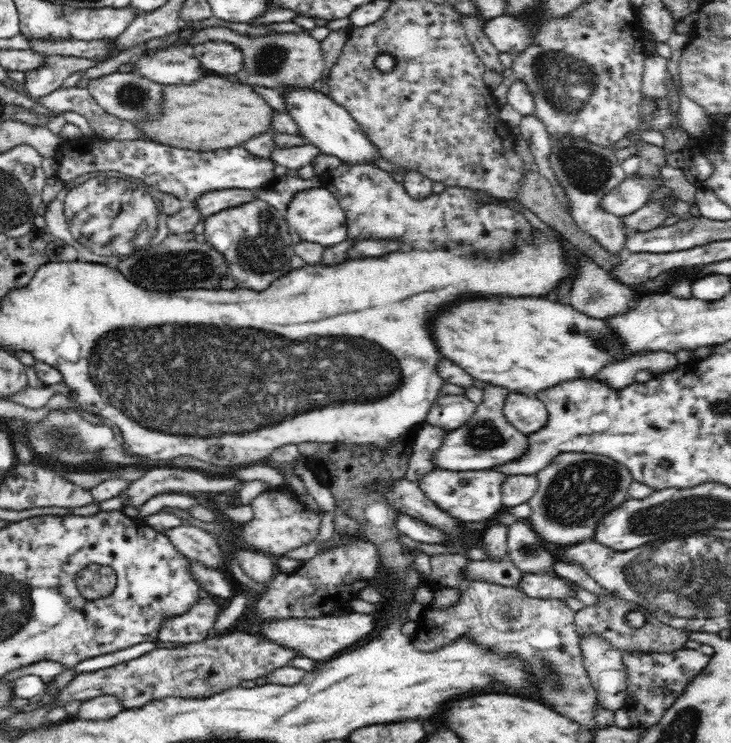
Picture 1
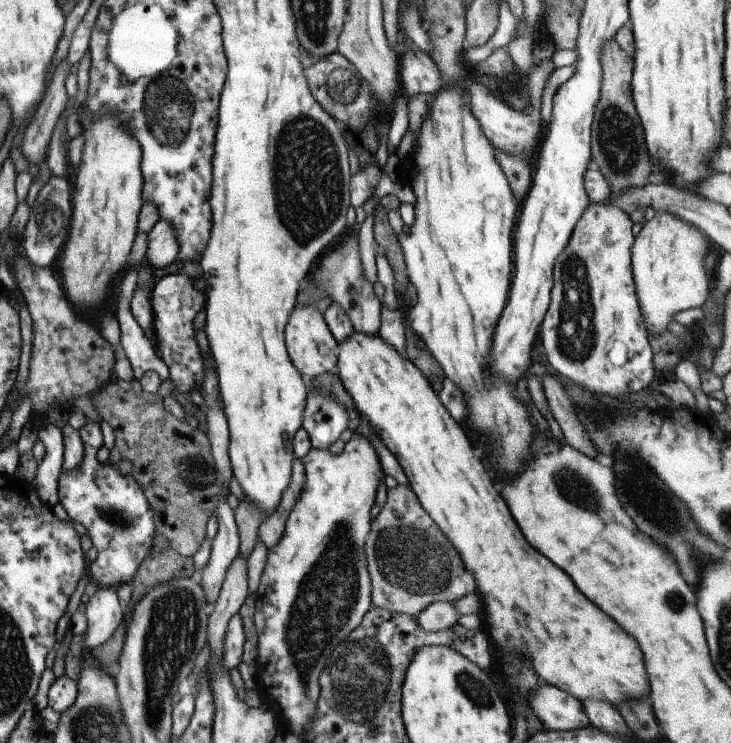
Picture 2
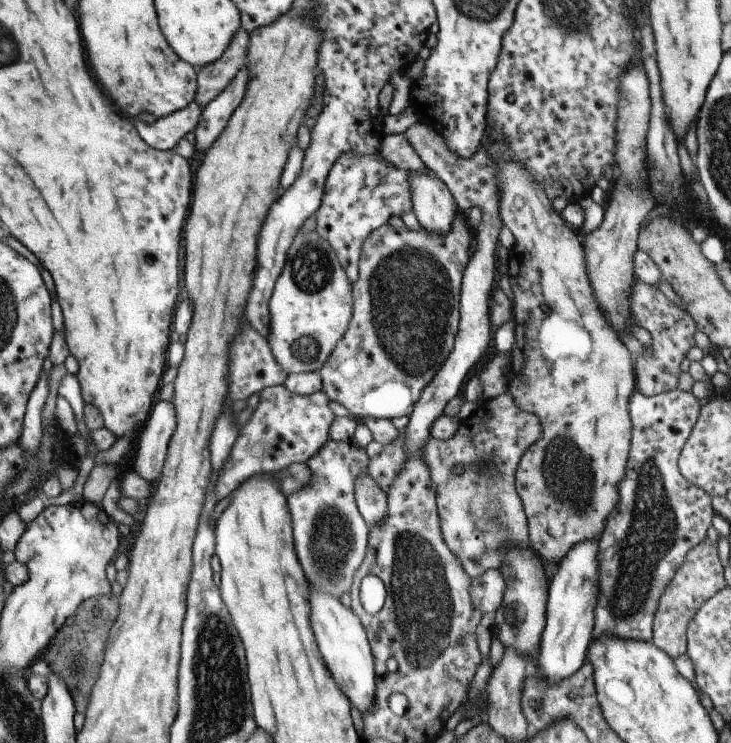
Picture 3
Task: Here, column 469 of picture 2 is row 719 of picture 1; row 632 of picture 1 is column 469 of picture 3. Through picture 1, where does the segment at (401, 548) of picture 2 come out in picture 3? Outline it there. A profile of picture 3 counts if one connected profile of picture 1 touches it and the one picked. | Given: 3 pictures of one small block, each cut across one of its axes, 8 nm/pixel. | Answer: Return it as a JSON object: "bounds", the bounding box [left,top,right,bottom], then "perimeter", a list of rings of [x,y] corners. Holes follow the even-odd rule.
{"bounds":[421,390,543,579],"perimeter":[[[506,390],[502,394],[495,396],[493,399],[487,399],[480,403],[478,409],[472,413],[471,416],[468,416],[466,419],[460,422],[456,432],[454,432],[454,434],[448,440],[440,440],[430,436],[429,439],[425,440],[425,447],[421,448],[421,458],[429,468],[431,484],[435,490],[439,525],[441,528],[441,533],[443,534],[444,542],[450,549],[450,552],[452,552],[452,554],[454,554],[454,556],[457,558],[457,561],[463,566],[463,569],[467,572],[467,575],[471,579],[482,576],[487,570],[498,569],[501,565],[501,562],[503,561],[503,552],[510,545],[516,545],[517,547],[520,547],[524,550],[530,546],[530,544],[528,544],[529,530],[527,516],[525,515],[522,499],[515,491],[515,468],[517,467],[518,461],[523,455],[523,452],[526,452],[526,449],[530,448],[530,445],[533,445],[542,438],[542,431],[543,428],[540,419],[536,415],[521,411],[519,406],[515,403],[513,396],[508,390]],[[457,465],[461,465],[463,467],[463,471],[461,473],[453,473],[453,467],[456,467]]]}

